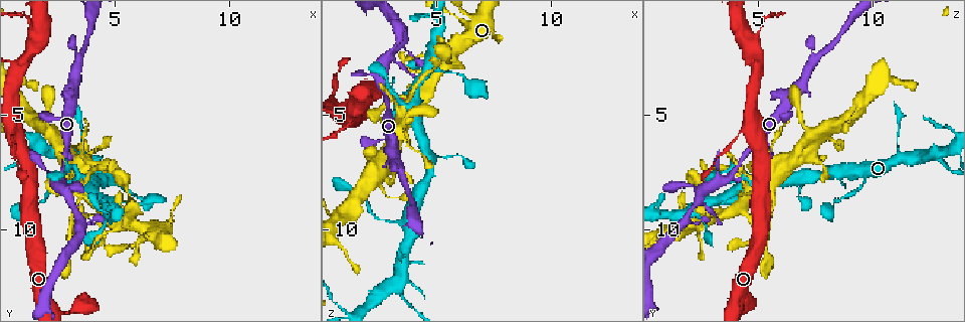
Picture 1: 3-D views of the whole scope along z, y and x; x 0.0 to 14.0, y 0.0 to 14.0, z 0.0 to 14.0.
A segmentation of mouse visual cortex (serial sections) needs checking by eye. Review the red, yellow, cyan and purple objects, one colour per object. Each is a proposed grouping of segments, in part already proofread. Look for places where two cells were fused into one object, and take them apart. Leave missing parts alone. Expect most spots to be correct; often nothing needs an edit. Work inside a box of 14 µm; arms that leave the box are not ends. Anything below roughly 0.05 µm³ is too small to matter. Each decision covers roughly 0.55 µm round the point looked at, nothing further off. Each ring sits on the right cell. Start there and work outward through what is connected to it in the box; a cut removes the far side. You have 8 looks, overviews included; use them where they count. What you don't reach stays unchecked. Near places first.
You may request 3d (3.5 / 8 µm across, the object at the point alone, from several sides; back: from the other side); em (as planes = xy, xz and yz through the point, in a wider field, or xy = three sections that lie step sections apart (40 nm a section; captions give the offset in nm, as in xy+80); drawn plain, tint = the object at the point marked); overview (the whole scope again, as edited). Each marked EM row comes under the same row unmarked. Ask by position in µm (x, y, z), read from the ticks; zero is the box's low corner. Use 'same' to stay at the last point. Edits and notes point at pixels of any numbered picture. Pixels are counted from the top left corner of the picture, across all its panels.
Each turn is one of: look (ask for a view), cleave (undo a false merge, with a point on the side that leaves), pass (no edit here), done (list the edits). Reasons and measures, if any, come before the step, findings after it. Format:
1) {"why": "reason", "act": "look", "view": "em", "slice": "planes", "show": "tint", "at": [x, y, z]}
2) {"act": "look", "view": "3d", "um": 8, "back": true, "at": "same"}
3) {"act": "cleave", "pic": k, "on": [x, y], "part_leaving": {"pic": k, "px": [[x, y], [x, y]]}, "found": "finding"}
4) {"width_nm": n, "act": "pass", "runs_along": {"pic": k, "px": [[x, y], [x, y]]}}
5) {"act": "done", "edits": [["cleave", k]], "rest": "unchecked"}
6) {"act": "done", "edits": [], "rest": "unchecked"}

{"why": "sudden change in width", "act": "look", "view": "3d", "um": 3.5, "at": [3.5, 9.6, 1.8]}

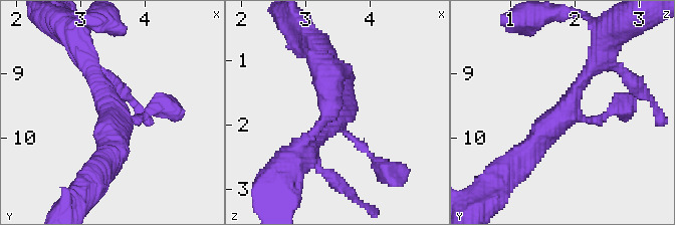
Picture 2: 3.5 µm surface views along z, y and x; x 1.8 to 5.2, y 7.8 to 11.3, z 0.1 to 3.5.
{"act": "pass", "runs_along": {"pic": 2, "px": [[600, 55], [569, 107], [522, 157]]}, "found": "one cell here"}

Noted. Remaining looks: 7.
{"why": "sudden change in width", "act": "look", "view": "3d", "um": 3.5, "at": [5.7, 9.3, 2.8]}

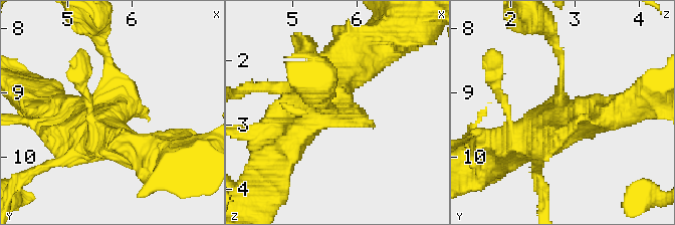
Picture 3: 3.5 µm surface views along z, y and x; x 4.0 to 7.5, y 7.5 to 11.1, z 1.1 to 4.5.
{"act": "look", "view": "em", "slice": "xy", "step": 2, "show": "tint", "at": [5.70, 9.25, 2.80]}

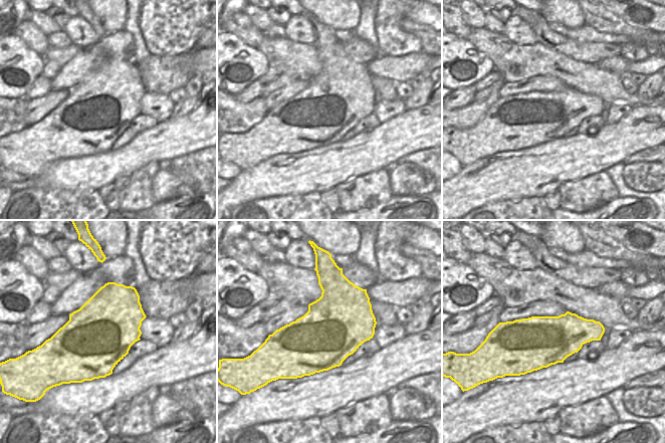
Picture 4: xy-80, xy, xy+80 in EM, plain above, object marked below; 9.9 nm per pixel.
{"act": "look", "view": "em", "slice": "xy", "step": 1, "show": "tint", "at": "same"}

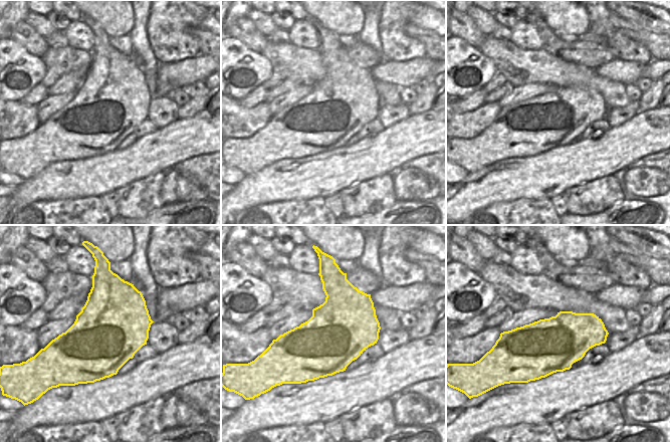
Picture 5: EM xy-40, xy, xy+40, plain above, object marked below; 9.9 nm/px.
{"act": "pass", "runs_along": {"pic": 3, "px": [[367, 51], [290, 145]]}, "found": "continuous, no second cell"}

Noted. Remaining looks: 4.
{"why": "thick turns thin", "act": "look", "view": "3d", "um": 3.5, "at": [1.4, 1.5, 4.9]}

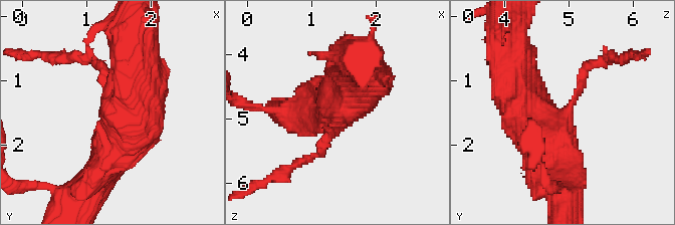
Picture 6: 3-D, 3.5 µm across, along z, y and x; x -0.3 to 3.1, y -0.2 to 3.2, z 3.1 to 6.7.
{"act": "look", "view": "em", "slice": "planes", "show": "tint", "at": [1.50, 1.60, 4.95]}

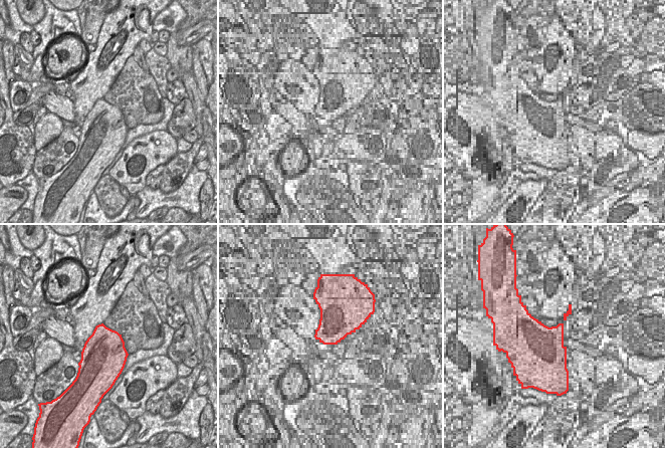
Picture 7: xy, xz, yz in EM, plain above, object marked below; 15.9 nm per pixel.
{"act": "pass", "runs_along": {"pic": 6, "px": [[85, 190], [132, 129], [135, 91]]}, "found": "continuous, no second cell"}

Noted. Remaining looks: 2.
{"why": "thin neck", "act": "look", "view": "3d", "um": 3.5, "at": [2.6, 8.1, 9.5]}

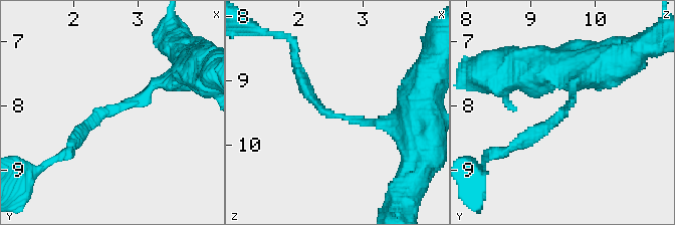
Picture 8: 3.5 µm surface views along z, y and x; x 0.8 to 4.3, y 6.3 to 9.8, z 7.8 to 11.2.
{"arm_widths_nm": [150, 200], "why": "need the tissue", "act": "look", "view": "em", "slice": "xy", "step": 1, "show": "tint", "at": [2.60, 8.05, 9.55]}

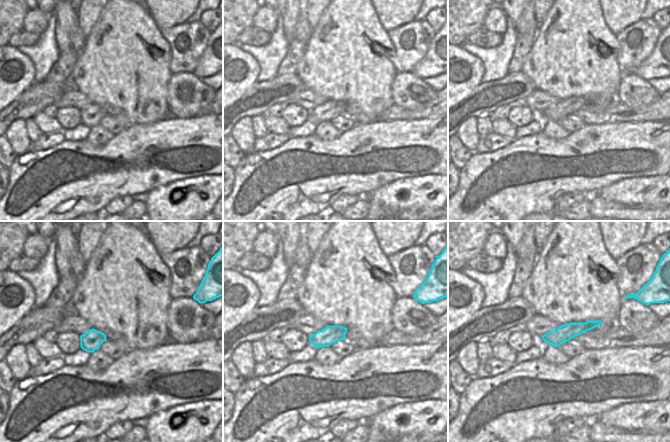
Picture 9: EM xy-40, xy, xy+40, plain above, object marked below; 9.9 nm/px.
{"act": "pass", "runs_along": {"pic": 8, "px": [[169, 83], [103, 111], [76, 139]]}, "found": "one cell here"}

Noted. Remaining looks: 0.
{"act": "done", "edits": [], "rest": "unchecked"}

